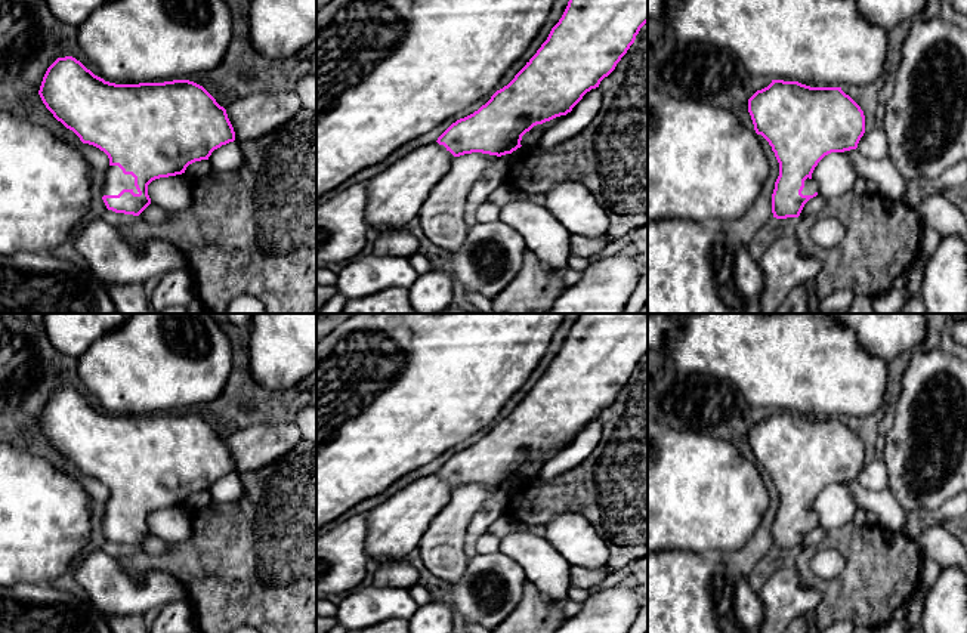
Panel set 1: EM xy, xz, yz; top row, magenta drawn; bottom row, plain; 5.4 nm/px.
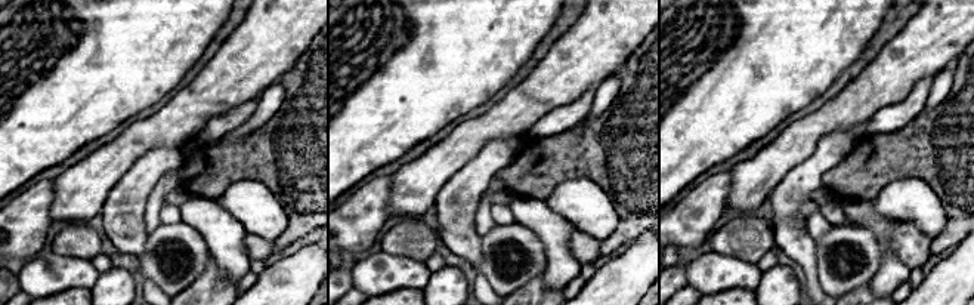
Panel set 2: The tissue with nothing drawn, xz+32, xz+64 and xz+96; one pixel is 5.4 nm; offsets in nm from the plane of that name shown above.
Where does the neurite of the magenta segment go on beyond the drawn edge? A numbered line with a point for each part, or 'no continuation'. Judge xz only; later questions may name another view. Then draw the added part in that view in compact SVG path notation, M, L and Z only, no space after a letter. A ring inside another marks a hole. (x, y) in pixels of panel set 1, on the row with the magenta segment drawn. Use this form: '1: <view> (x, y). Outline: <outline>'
1: xz (395, 195). Outline: M438 142L420 146L365 180L365 223L380 232L407 226L455 157Z

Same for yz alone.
1: yz (809, 188). Outline: M812 179L804 180L803 195L813 195L816 192L816 183Z

